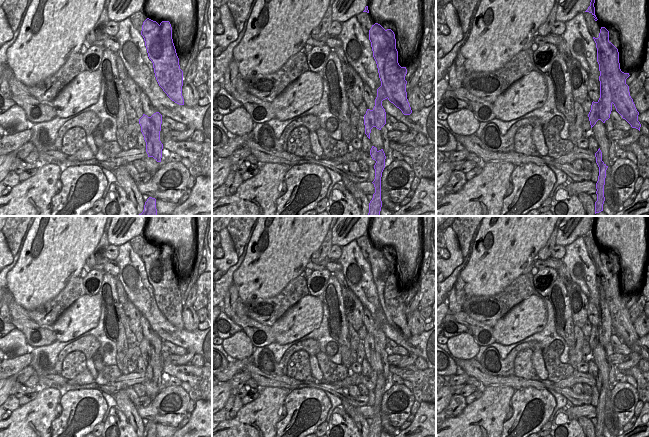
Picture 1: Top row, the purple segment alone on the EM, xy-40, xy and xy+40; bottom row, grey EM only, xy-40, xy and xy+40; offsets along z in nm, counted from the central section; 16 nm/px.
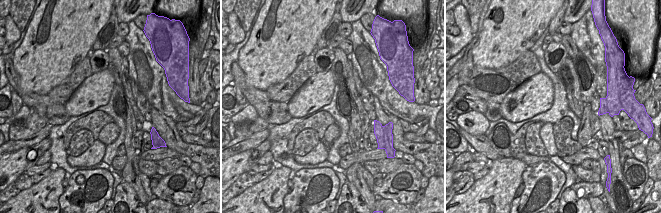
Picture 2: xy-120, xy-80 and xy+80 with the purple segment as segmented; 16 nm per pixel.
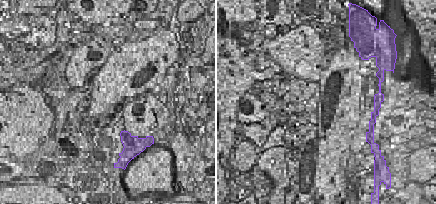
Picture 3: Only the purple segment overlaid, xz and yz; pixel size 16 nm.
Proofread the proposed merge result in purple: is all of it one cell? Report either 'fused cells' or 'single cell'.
fused cells

